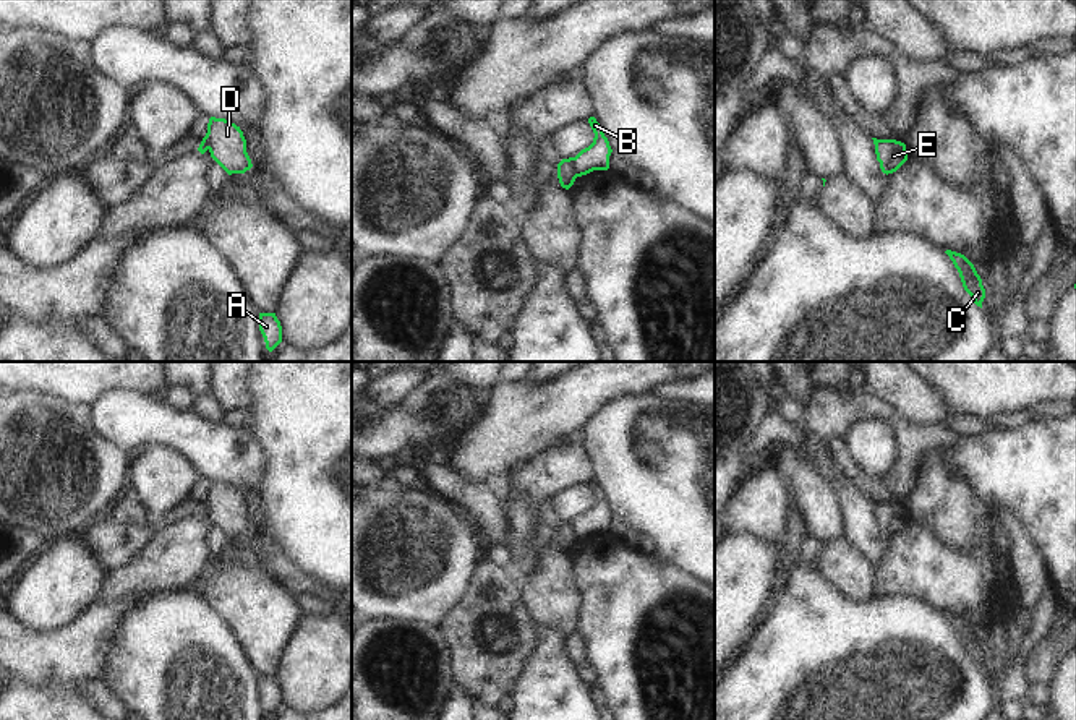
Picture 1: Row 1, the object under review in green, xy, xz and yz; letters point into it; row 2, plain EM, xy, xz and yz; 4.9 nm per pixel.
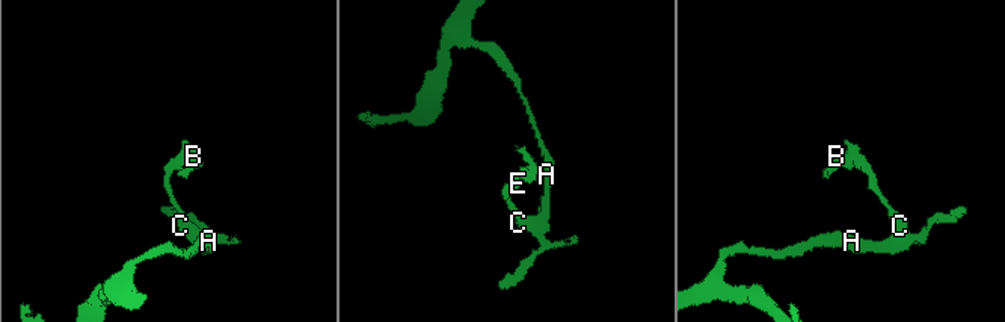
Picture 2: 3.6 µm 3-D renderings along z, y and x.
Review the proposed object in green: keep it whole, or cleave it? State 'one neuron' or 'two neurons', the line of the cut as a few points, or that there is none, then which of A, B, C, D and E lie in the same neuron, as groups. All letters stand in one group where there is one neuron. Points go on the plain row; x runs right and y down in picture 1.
two neurons | xz (566, 522), (577, 539) | A C E / B D

